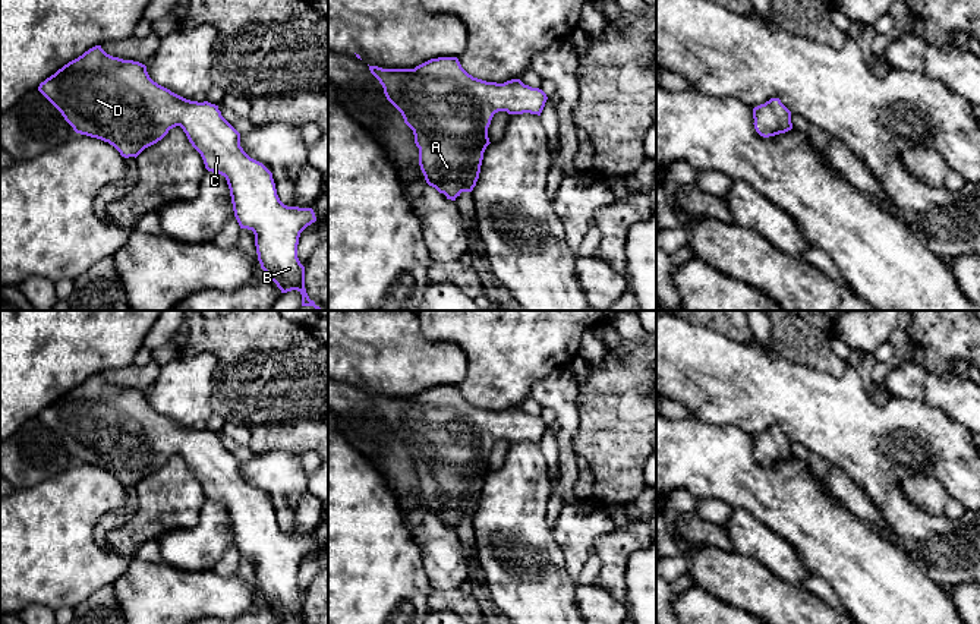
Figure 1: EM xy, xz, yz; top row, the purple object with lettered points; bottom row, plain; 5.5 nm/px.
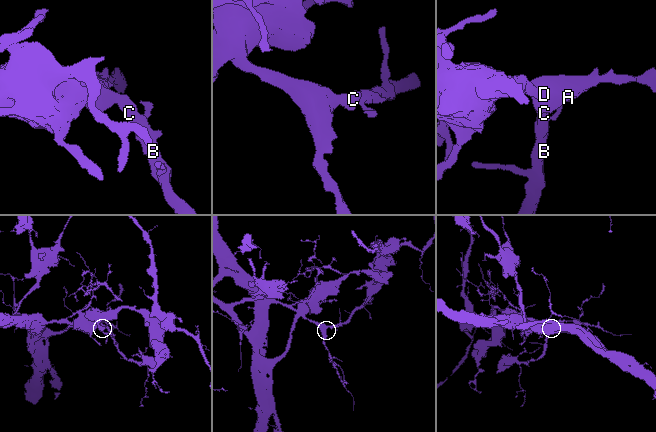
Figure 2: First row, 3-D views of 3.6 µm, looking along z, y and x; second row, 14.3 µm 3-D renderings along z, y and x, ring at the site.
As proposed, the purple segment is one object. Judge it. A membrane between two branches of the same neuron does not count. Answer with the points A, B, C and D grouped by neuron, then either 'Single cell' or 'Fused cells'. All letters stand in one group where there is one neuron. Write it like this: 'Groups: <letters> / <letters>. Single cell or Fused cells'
Groups: A B C D. Single cell

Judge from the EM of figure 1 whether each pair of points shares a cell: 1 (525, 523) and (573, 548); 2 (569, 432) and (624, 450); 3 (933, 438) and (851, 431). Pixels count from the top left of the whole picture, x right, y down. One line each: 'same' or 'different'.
1: different
2: different
3: same

